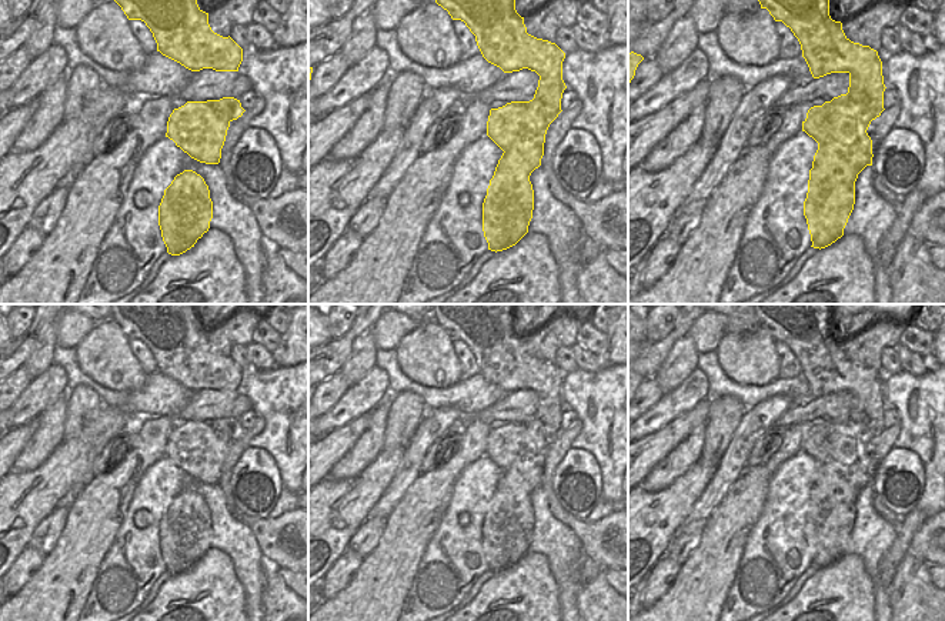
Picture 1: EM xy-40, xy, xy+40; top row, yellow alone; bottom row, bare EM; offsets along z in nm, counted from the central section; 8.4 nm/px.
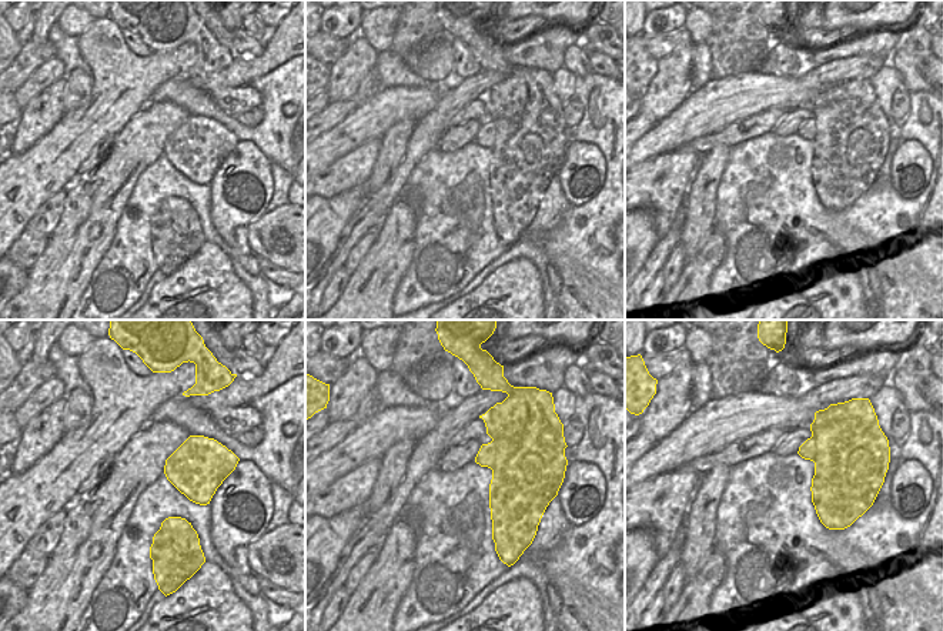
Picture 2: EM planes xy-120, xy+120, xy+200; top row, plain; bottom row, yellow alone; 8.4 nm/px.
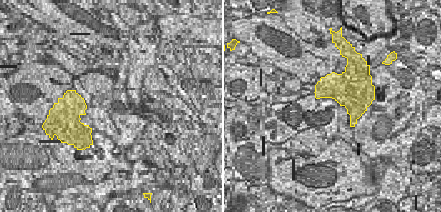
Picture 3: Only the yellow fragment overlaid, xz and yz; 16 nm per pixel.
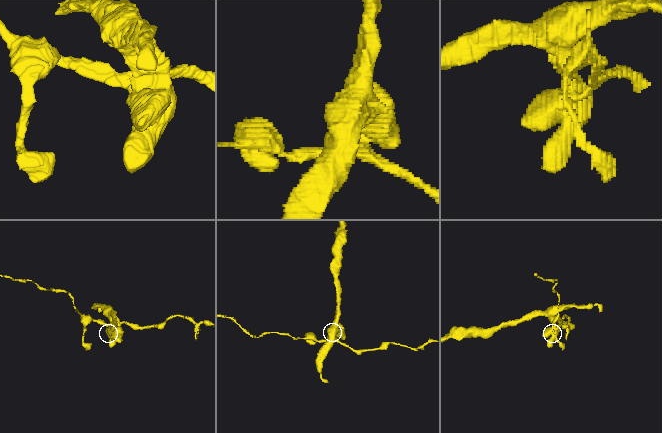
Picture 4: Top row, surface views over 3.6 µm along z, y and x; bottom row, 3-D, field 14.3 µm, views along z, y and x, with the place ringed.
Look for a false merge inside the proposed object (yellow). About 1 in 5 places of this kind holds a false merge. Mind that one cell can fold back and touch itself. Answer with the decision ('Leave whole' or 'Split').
Split

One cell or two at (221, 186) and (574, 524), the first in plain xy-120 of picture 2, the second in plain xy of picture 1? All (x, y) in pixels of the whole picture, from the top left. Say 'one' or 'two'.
two

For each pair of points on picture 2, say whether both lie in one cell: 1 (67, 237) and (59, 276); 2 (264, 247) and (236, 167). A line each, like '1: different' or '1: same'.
1: same
2: different

